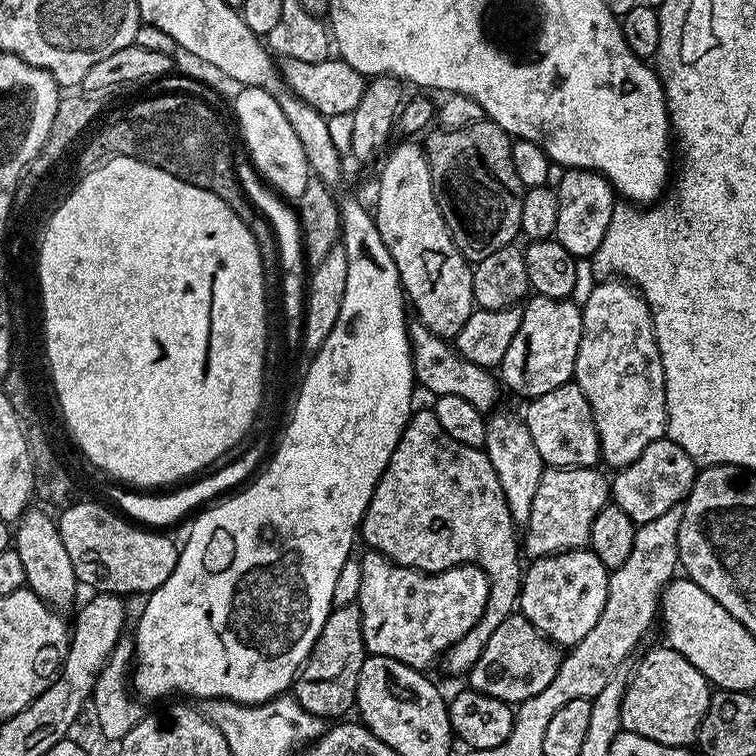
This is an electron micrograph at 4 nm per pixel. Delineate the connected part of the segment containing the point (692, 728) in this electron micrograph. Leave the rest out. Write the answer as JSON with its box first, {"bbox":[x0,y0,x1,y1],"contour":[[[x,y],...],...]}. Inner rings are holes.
{"bbox":[621,648,713,748],"contour":[[[652,648],[631,673],[622,700],[621,729],[642,738],[650,738],[668,748],[691,745],[700,729],[713,689],[705,676],[673,648]]]}

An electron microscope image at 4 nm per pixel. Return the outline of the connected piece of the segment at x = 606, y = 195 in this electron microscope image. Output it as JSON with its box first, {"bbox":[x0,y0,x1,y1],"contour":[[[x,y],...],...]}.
{"bbox":[555,168,618,258],"contour":[[[570,168],[563,173],[560,184],[556,188],[558,198],[558,226],[556,227],[555,240],[568,251],[571,256],[577,258],[591,258],[602,246],[602,238],[606,238],[606,226],[610,226],[610,218],[614,214],[618,203],[617,193],[612,184],[601,174],[591,168]]]}

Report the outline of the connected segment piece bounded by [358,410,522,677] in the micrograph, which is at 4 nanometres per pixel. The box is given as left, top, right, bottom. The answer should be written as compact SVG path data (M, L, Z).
M413 411L406 430L402 430L402 438L398 438L398 446L394 446L394 454L390 454L390 462L382 478L376 483L358 532L371 551L380 552L395 564L419 572L444 572L460 564L477 564L484 569L488 575L488 601L484 616L457 644L445 650L442 657L442 665L450 675L463 677L472 669L474 662L478 662L482 650L486 650L490 634L494 634L494 630L498 630L498 626L517 611L520 602L522 548L518 543L518 526L512 520L506 494L502 494L502 485L498 482L498 474L494 474L494 466L490 466L487 452L483 448L454 442L454 438L442 430L435 411Z

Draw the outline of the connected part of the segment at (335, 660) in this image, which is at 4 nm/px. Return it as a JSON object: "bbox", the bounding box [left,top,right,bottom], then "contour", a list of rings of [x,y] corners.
{"bbox":[294,604,366,718],"contour":[[[342,604],[333,607],[331,614],[326,618],[326,626],[322,626],[322,634],[318,634],[318,642],[314,642],[308,661],[301,668],[294,681],[294,695],[296,701],[310,714],[321,718],[344,718],[349,711],[353,711],[358,690],[358,674],[362,674],[362,662],[366,655],[366,642],[362,636],[362,614],[360,606]]]}

